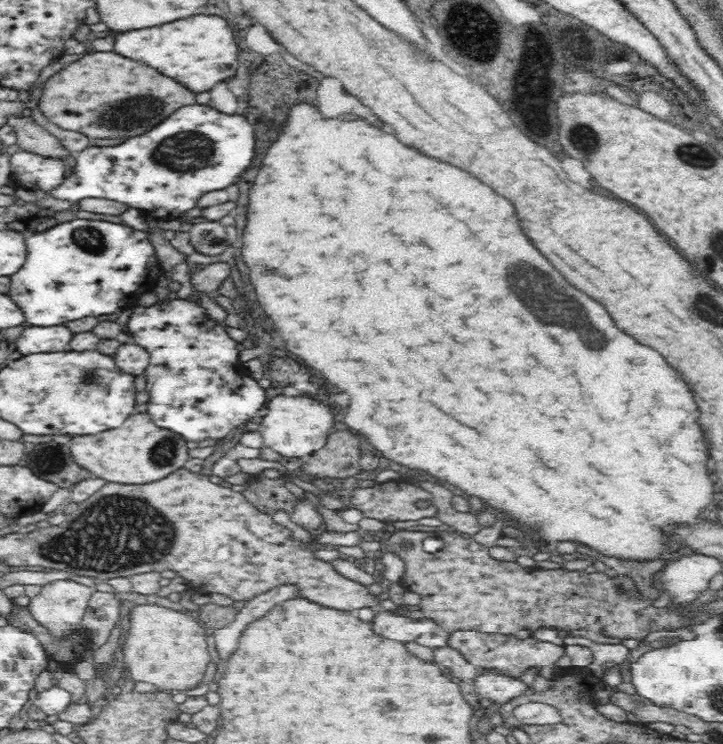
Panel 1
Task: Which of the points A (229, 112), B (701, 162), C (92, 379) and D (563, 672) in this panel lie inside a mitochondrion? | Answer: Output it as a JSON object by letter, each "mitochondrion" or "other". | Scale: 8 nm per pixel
{"A":"other","B":"mitochondrion","C":"mitochondrion","D":"other"}

